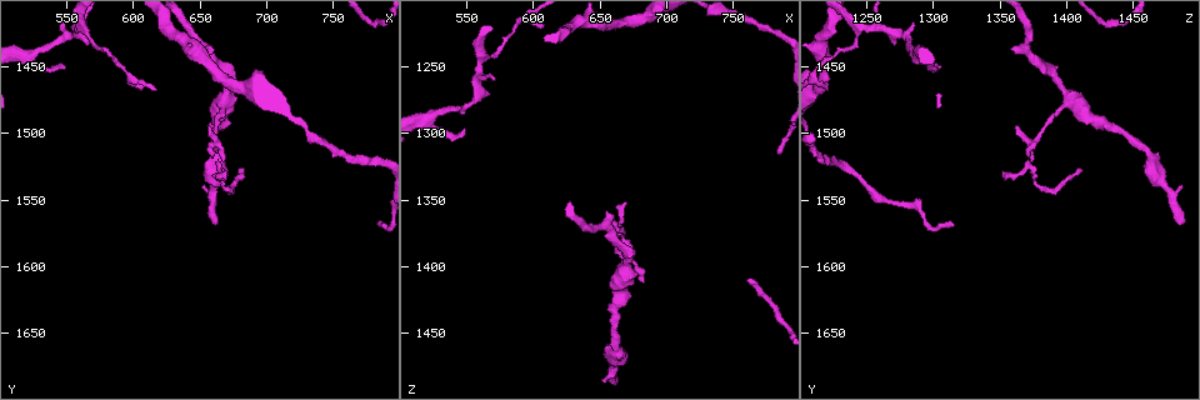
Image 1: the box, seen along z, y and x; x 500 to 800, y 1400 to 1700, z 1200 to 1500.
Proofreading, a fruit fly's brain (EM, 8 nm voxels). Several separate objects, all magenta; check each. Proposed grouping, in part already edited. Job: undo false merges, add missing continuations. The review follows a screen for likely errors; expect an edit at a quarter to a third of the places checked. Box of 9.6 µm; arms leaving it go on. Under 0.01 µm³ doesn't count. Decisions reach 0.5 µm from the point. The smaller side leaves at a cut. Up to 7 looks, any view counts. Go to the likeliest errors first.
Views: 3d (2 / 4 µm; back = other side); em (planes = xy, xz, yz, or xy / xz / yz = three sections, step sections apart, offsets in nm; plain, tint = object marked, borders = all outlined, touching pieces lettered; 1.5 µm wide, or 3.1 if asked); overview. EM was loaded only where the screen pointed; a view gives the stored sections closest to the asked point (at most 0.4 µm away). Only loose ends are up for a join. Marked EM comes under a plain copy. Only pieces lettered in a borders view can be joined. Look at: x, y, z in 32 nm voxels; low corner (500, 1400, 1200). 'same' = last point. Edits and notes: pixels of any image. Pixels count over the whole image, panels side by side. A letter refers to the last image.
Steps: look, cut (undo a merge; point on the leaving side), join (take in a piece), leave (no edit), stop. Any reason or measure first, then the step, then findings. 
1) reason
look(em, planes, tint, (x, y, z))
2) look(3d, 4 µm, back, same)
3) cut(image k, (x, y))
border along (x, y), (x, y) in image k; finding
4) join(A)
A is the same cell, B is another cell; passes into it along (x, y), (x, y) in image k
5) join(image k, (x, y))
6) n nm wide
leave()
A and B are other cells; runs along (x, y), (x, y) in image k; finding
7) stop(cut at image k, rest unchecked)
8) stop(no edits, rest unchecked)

look(3d, 4 µm, (662, 1570, 1488))

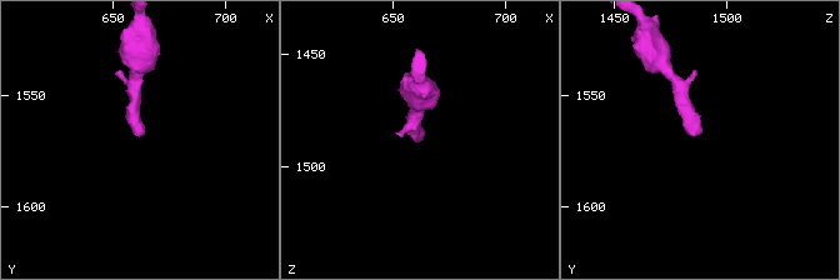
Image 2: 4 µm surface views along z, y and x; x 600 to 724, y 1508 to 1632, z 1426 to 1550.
look(em, xz, step 4, tint, (664, 1568, 1486))

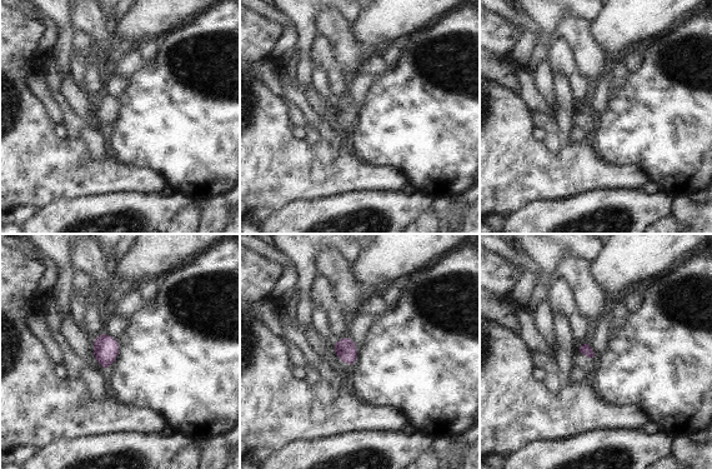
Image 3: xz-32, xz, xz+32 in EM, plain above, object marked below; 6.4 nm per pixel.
look(em, planes, borders, same)

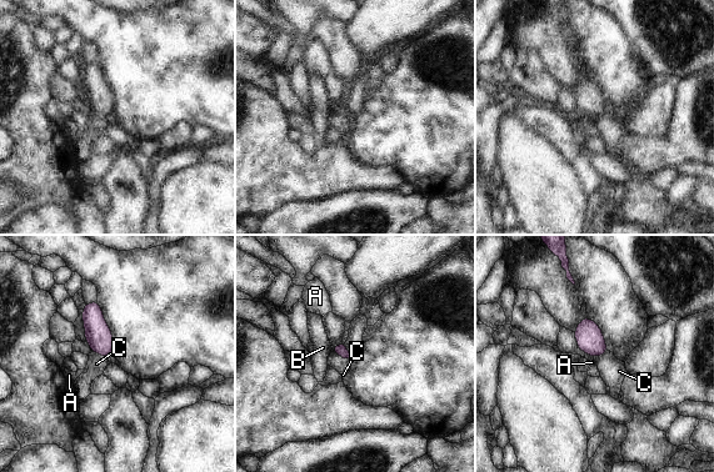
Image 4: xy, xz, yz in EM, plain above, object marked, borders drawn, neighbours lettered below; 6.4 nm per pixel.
join(C)
C is the same cell, A and B are other cells; passes into it along (340, 350), (341, 356), (335, 361) in image 4; the cell continues

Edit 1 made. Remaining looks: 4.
thick turns thin
look(3d, 2 µm, (518, 1442, 1288))

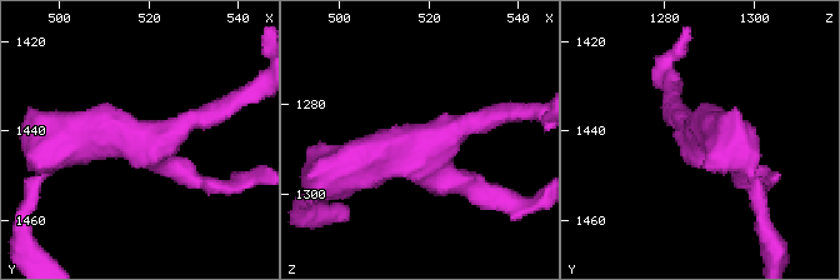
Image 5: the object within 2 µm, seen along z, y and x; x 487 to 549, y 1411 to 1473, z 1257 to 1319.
look(em, yz, step 8, borders, (519, 1443, 1291))

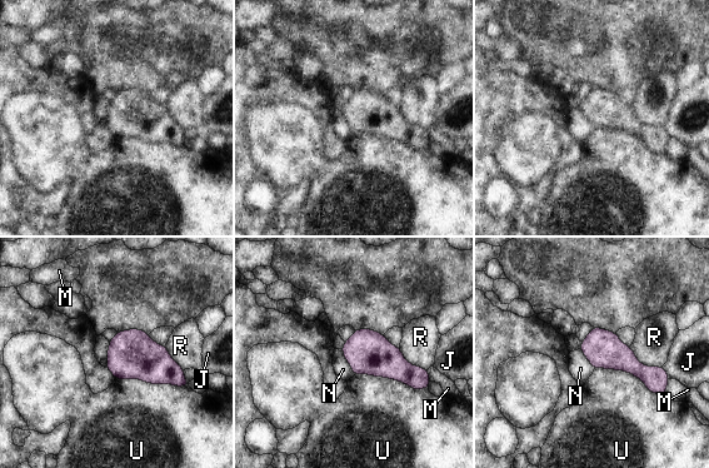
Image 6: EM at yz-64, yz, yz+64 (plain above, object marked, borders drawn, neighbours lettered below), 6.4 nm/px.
280 nm wide; U touches over 480 nm
leave()
J, M, N, R and U are other cells; one cell here

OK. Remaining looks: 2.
stop(join at image 4, rest unchecked)

